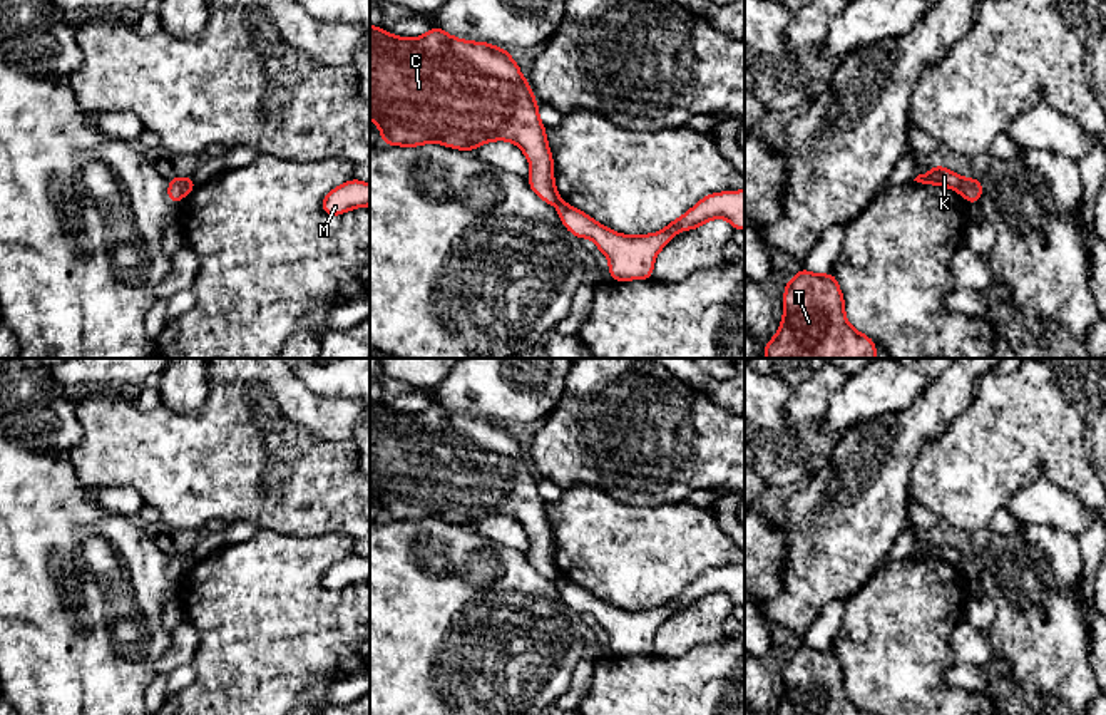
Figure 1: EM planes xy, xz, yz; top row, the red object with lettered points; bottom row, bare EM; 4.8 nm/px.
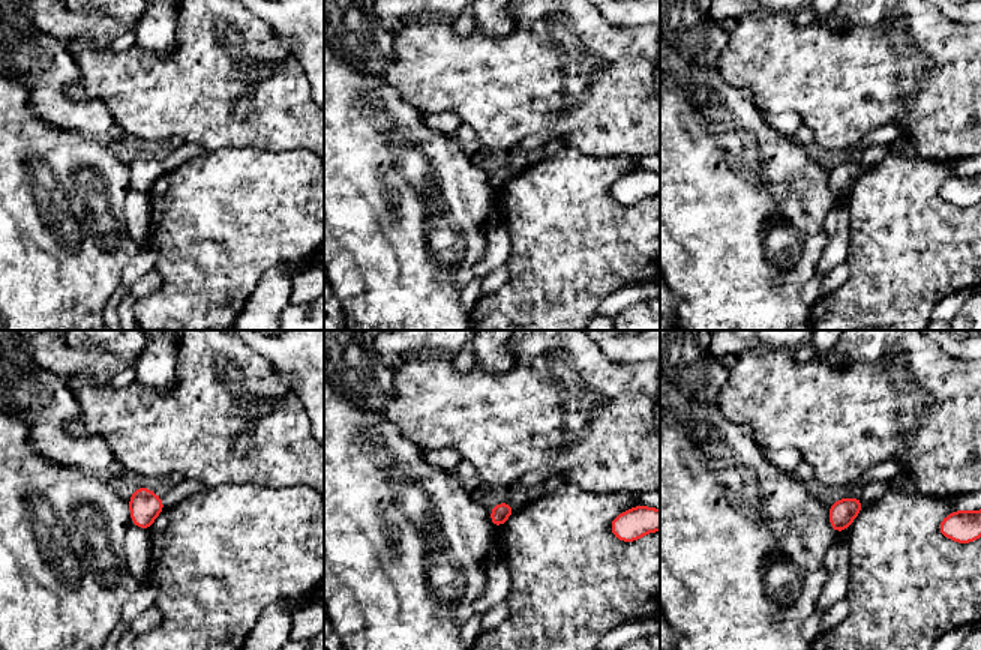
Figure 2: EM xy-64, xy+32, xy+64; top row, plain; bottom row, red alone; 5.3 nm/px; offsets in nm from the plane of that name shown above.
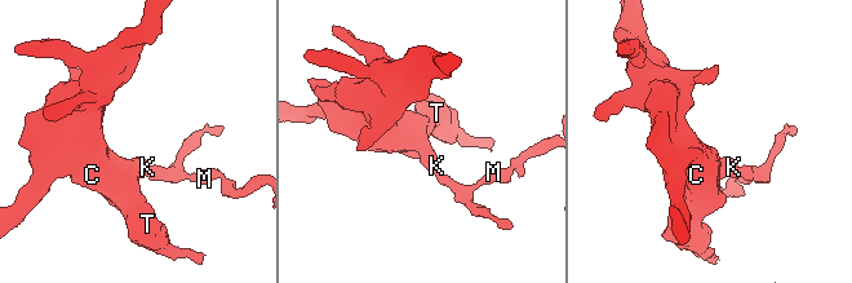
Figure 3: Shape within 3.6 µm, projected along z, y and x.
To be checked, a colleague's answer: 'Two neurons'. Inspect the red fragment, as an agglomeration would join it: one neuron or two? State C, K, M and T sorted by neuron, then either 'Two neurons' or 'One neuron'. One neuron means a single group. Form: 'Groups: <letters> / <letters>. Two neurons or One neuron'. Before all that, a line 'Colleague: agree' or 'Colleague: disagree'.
Colleague: agree
Groups: C K T / M. Two neurons

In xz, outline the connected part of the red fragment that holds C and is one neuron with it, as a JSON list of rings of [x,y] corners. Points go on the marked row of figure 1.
[[[370,25],[370,119],[378,126],[381,142],[390,146],[437,142],[474,151],[490,141],[510,141],[530,164],[530,189],[547,204],[561,201],[537,99],[505,49],[455,39],[437,25],[417,39],[397,37]]]

